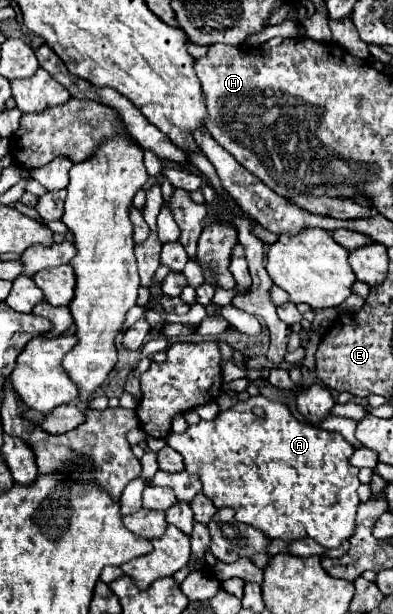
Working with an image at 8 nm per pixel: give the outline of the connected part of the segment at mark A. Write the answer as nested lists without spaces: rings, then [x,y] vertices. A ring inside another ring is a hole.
[[[251,396],[247,400],[239,400],[235,406],[227,408],[227,410],[221,410],[213,420],[201,420],[197,426],[189,426],[183,434],[169,434],[167,438],[167,444],[177,450],[183,460],[185,460],[185,470],[191,474],[191,468],[193,468],[193,462],[197,464],[197,474],[203,482],[203,494],[213,502],[215,508],[223,508],[223,506],[229,506],[233,508],[237,514],[235,518],[243,524],[249,524],[257,530],[261,530],[267,538],[281,538],[285,542],[293,542],[293,540],[301,540],[301,538],[313,538],[315,542],[319,542],[321,546],[325,548],[339,548],[343,540],[347,540],[351,534],[353,534],[353,528],[355,528],[355,514],[357,514],[357,506],[359,506],[359,496],[357,496],[357,488],[359,488],[359,478],[357,478],[357,468],[351,466],[349,458],[353,456],[353,446],[339,434],[339,432],[327,432],[327,430],[321,430],[321,428],[315,428],[311,424],[305,424],[305,422],[299,422],[285,404],[281,402],[273,402],[273,400],[267,400],[265,396]]]

